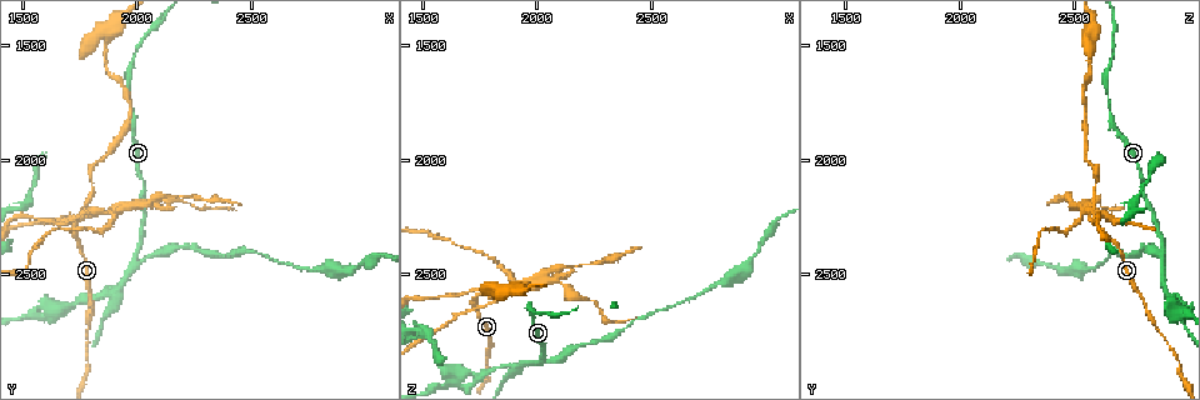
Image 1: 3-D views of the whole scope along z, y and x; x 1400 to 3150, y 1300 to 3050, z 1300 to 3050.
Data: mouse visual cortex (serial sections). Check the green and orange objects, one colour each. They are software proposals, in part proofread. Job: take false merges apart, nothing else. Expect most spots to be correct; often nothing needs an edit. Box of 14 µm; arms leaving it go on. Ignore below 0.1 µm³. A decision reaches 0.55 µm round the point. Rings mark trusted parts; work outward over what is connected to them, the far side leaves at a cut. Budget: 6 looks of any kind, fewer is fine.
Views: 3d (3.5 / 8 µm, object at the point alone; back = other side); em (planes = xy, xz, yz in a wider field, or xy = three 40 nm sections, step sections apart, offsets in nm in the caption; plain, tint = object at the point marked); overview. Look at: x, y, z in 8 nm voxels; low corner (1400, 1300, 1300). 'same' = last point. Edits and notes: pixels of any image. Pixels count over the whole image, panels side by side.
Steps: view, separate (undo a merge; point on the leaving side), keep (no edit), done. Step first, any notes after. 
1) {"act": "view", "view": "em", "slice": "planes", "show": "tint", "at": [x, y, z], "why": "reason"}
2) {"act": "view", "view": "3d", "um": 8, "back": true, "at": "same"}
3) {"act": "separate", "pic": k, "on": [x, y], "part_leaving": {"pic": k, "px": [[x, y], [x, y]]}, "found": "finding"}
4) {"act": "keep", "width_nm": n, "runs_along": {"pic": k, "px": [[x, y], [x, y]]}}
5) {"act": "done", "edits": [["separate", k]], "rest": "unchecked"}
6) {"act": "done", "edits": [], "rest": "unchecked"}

{"act": "view", "view": "3d", "um": 3.5, "at": [1770, 2240, 2580]}

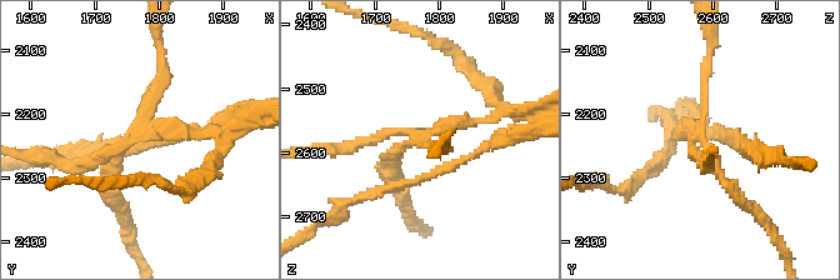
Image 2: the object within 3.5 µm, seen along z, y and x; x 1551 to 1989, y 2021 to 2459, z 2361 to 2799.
{"act": "view", "view": "em", "slice": "xy", "step": 1, "show": "tint", "at": [1760, 2235, 2580], "arms": 4, "arm_widths_nm": [100, 150, 150, 150], "why": "shape alone is not enough"}

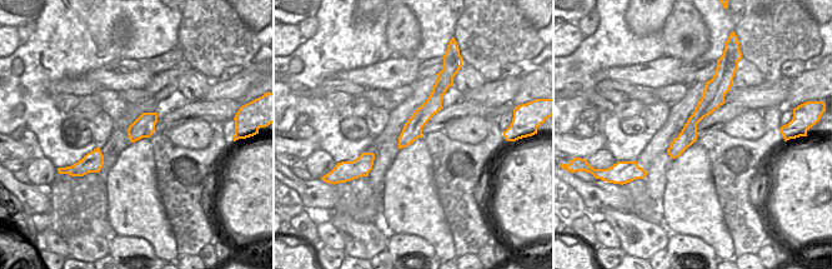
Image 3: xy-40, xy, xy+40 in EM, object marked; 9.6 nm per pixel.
{"act": "separate", "pic": 2, "on": [181, 135], "found": "a second cell is stuck on"}

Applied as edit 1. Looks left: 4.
{"act": "view", "view": "3d", "um": 8, "at": [1870, 1460, 2570], "why": "abrupt turn"}

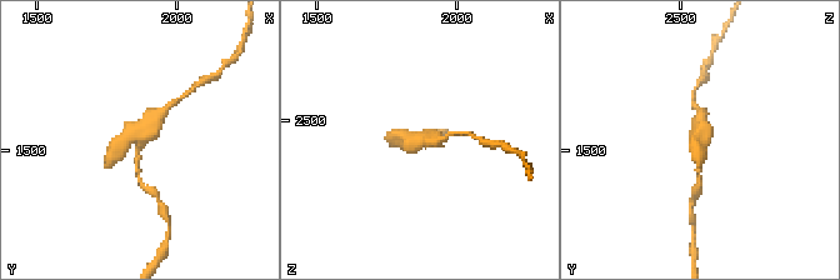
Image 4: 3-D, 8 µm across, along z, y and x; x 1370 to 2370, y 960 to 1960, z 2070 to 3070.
{"act": "view", "view": "3d", "um": 3.5, "at": [1870, 1460, 2570], "why": "zoom in"}

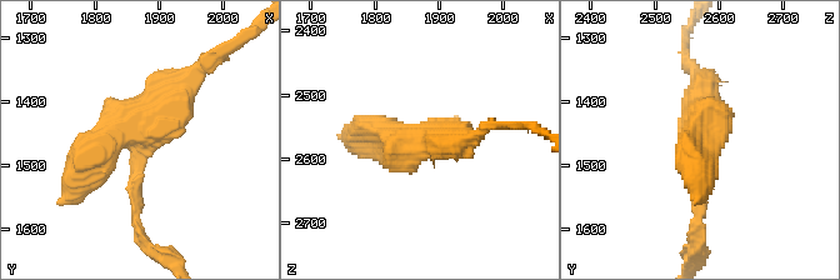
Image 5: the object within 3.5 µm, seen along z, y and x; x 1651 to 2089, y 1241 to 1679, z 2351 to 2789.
{"act": "view", "view": "em", "slice": "planes", "show": "tint", "at": [1870, 1465, 2580], "why": "now the EM"}

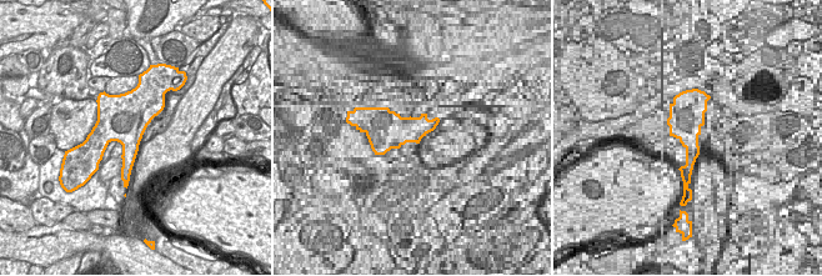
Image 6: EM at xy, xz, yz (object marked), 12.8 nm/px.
{"act": "keep", "runs_along": {"pic": 5, "px": [[136, 224], [125, 131], [79, 178]]}, "found": "continuous, no second cell"}

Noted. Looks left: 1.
{"act": "done", "edits": [["separate", 2]], "rest": "unchecked"}

